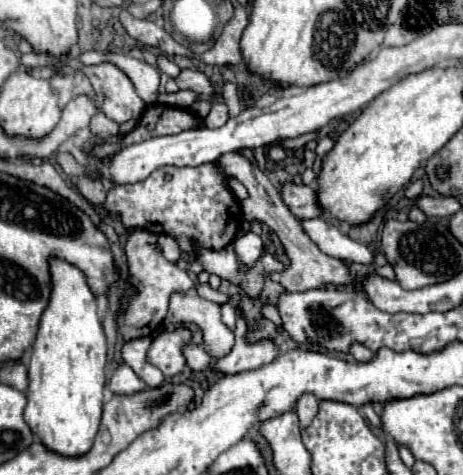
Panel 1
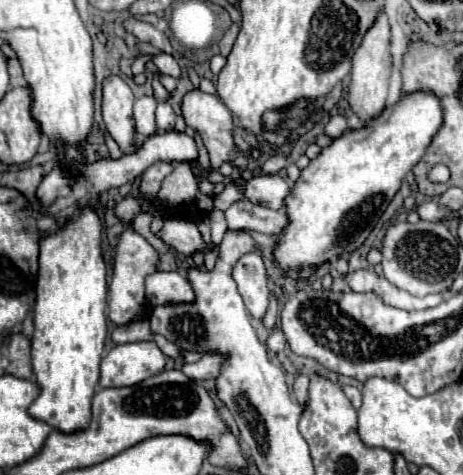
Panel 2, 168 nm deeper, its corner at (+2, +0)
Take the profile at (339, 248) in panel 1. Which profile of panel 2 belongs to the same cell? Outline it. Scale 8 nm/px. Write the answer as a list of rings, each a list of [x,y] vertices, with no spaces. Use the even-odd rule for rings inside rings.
[[[238,201],[226,209],[226,221],[228,229],[250,229],[264,235],[280,235],[288,225],[284,209],[274,211],[250,201]]]

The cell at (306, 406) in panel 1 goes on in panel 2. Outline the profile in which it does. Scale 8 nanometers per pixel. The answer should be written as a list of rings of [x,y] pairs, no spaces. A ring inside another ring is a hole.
[[[298,375],[294,381],[294,395],[296,395],[296,401],[300,403],[300,407],[308,405],[308,385],[310,385],[308,375]]]

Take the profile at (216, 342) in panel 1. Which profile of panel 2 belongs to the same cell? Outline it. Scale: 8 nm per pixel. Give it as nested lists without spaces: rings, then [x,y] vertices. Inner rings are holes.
[[[158,271],[154,275],[150,275],[146,279],[146,297],[148,297],[148,303],[152,307],[156,305],[166,305],[166,303],[172,303],[172,305],[180,305],[180,303],[194,303],[194,289],[190,289],[190,283],[186,281],[186,277],[182,277],[180,273],[166,273],[166,271]]]

